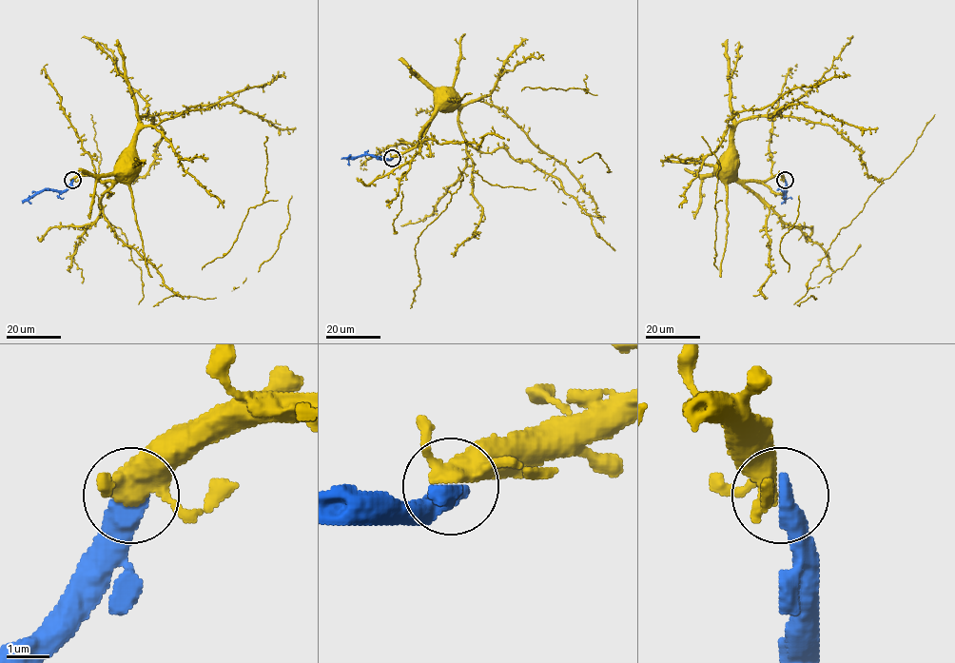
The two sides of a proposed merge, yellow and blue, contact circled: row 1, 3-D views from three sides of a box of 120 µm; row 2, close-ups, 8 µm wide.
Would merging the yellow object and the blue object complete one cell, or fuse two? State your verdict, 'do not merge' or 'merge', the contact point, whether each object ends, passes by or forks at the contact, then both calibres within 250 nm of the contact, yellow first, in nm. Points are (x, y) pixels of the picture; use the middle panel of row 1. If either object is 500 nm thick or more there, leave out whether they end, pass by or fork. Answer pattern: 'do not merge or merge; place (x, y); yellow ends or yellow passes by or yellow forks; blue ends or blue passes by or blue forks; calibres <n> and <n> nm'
merge; place (392, 158); calibres 360 and 600 nm

